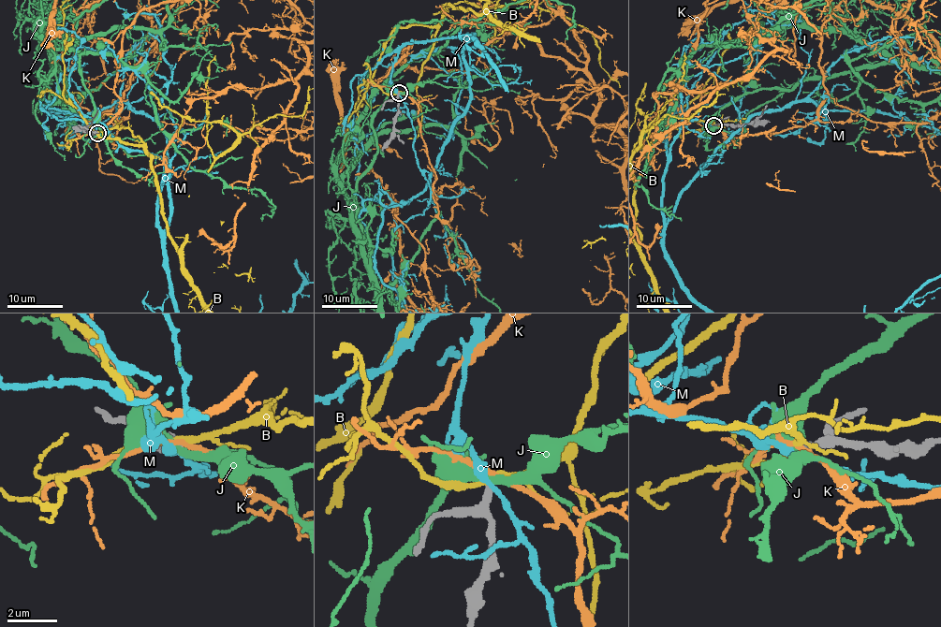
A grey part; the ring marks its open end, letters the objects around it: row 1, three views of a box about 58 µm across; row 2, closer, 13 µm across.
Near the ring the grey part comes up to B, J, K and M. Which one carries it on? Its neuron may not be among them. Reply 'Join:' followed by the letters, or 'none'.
Join: none

